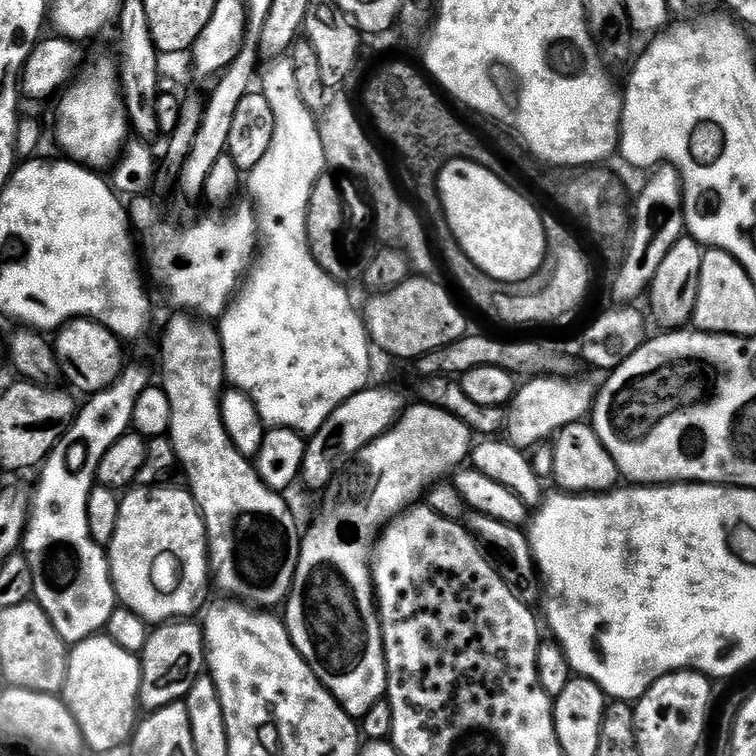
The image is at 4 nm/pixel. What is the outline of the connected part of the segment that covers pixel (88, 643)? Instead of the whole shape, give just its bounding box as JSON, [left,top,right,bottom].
[62,634,145,753]

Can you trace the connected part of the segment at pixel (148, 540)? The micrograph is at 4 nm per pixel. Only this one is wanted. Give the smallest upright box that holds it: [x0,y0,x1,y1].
[106,486,210,622]

